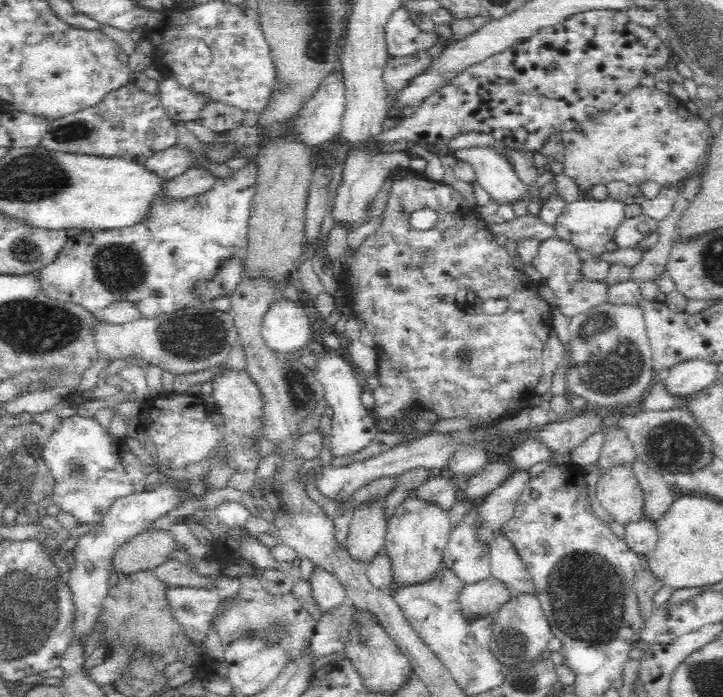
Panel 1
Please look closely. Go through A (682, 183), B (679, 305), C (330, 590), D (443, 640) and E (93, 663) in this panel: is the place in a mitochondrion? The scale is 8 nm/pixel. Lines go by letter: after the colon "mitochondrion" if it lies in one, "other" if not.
A: other
B: other
C: other
D: other
E: other

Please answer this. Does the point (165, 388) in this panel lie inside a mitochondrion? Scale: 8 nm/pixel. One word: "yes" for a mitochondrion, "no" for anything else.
no

